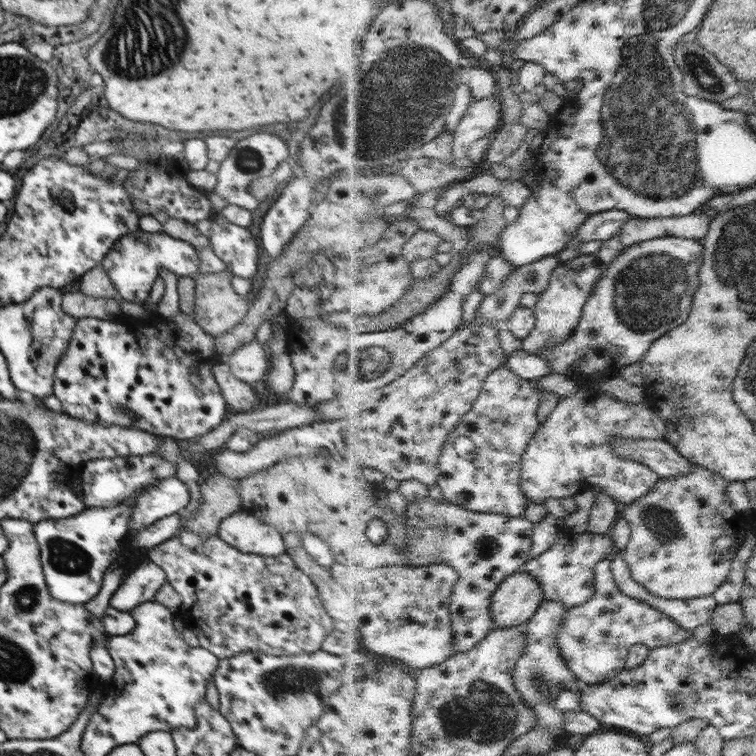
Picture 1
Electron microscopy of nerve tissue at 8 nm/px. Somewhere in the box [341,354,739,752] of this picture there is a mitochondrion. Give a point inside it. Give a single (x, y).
(484, 712)

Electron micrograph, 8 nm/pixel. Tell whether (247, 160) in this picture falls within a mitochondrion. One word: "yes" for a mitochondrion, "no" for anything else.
yes

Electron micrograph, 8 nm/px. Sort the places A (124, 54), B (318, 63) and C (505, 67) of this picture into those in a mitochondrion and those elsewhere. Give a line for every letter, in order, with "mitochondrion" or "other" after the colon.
A: mitochondrion
B: other
C: other

